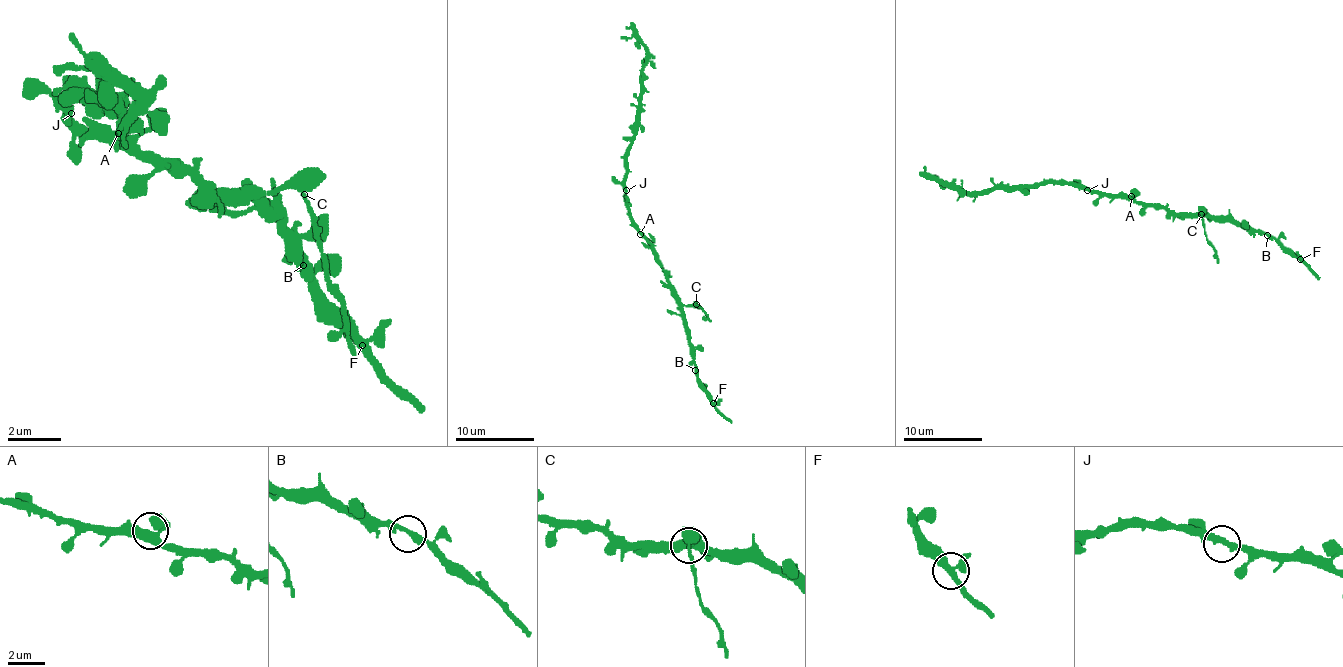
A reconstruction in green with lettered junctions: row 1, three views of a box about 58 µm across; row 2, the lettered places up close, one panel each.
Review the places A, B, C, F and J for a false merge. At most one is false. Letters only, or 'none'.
C

